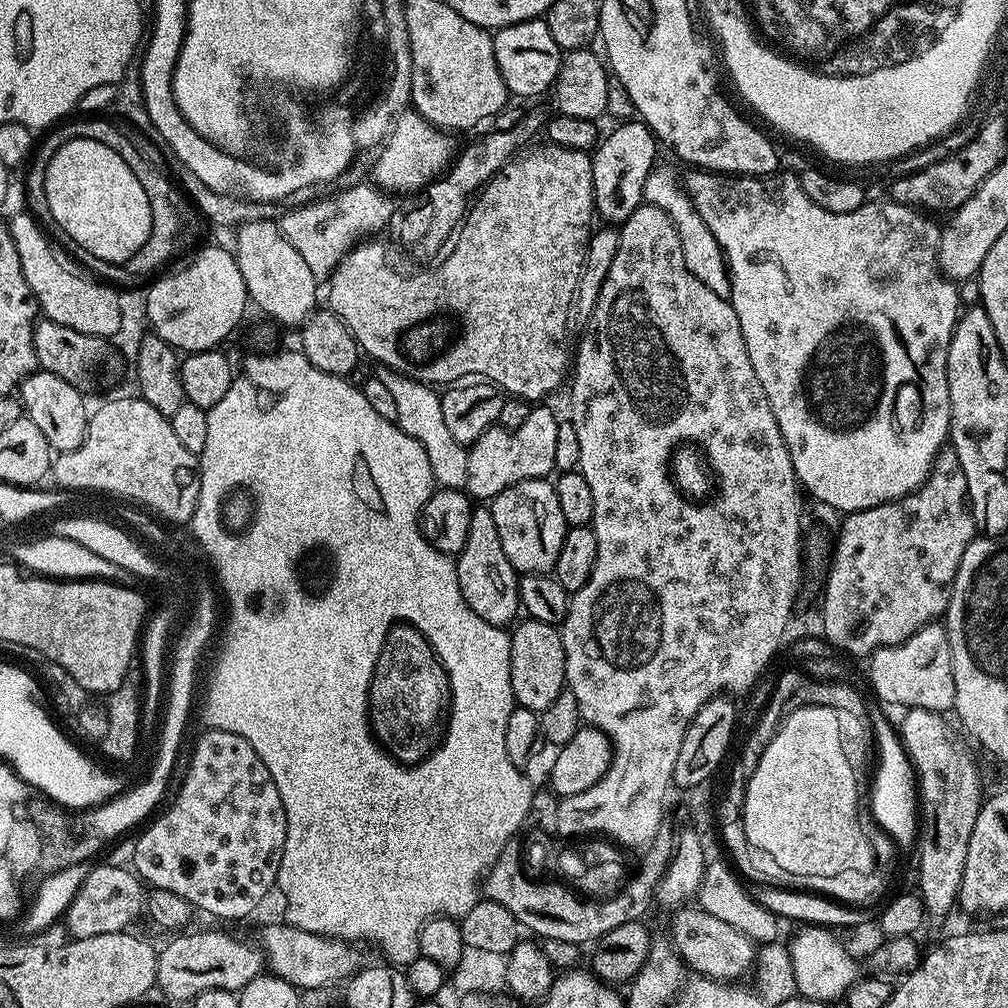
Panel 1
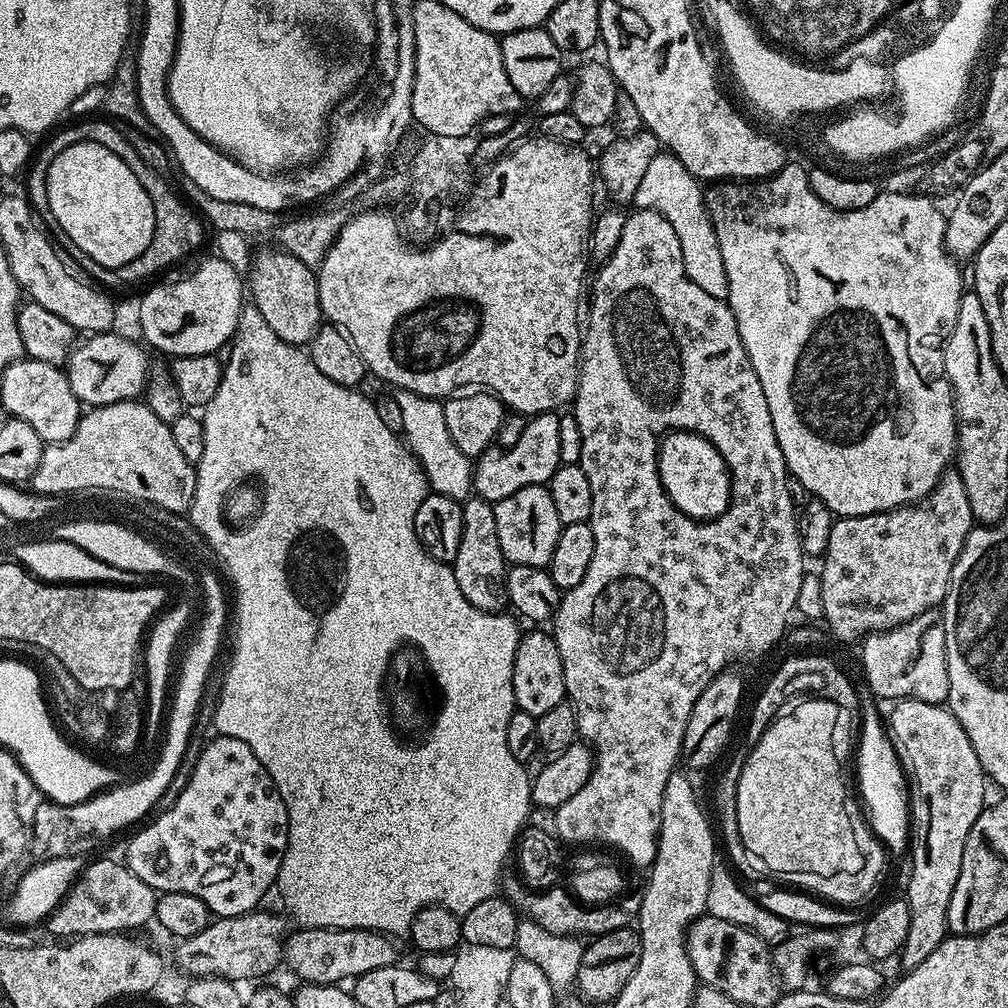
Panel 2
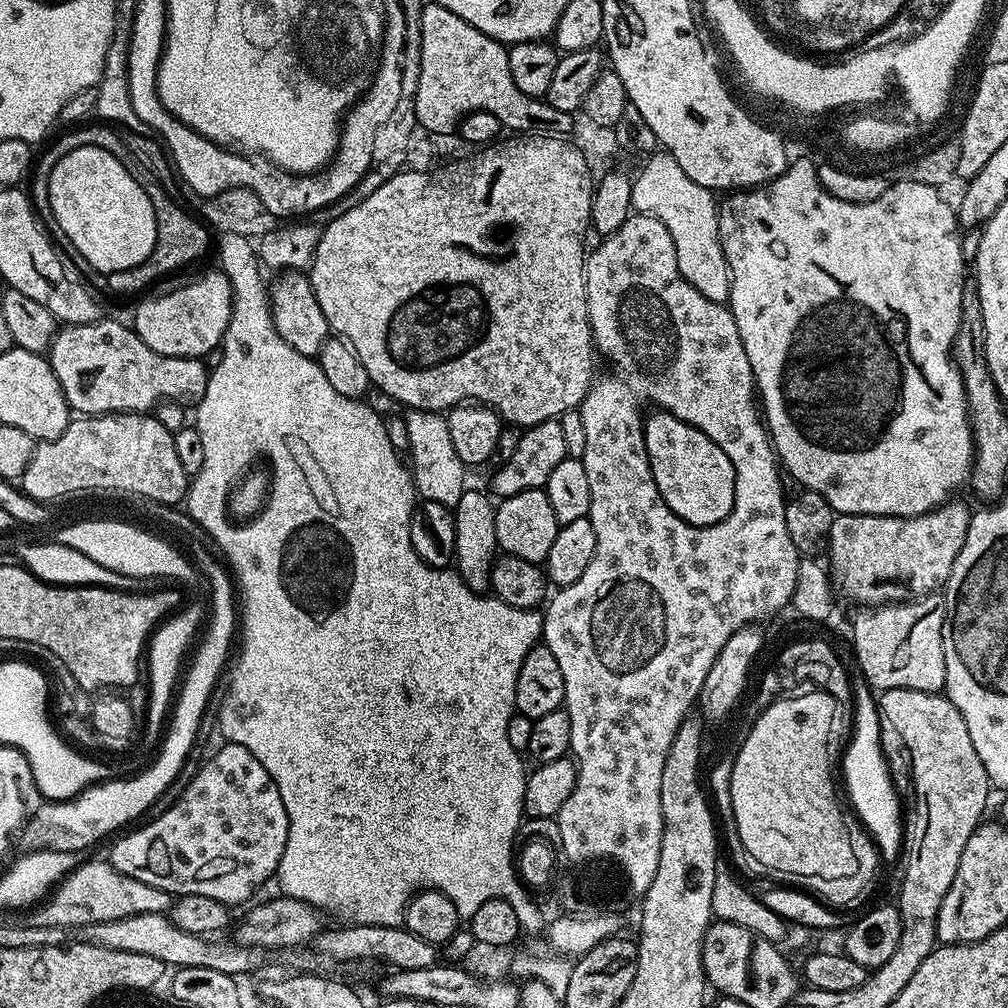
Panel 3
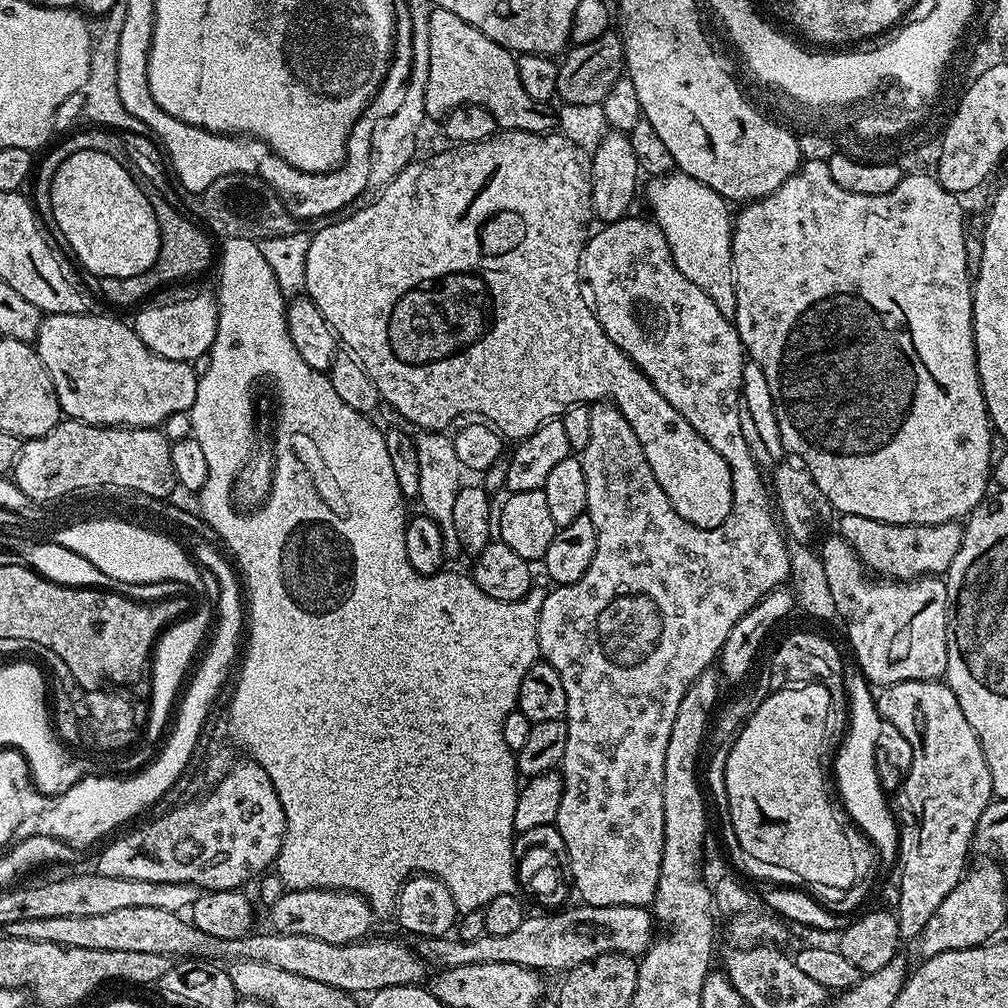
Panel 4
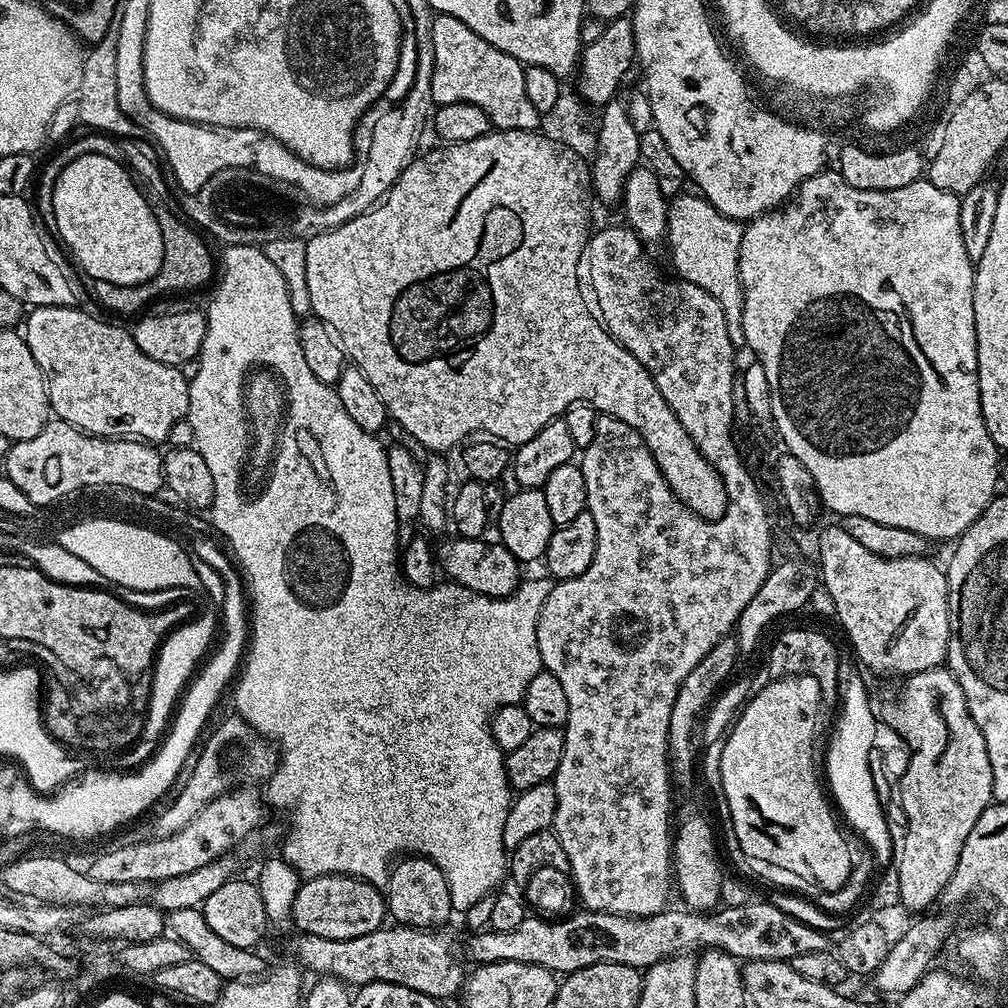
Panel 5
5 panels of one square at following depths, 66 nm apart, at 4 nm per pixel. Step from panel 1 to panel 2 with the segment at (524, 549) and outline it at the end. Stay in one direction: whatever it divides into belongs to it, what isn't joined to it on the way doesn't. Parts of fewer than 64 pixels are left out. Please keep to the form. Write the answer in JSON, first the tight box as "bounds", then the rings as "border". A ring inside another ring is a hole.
{"bounds":[494,485,562,569],"border":[[[545,485],[526,486],[518,490],[518,494],[510,494],[510,498],[495,501],[494,522],[498,525],[498,546],[502,546],[502,554],[509,565],[547,569],[554,546],[558,546],[562,525],[558,510],[554,510],[554,498],[550,498]]]}

